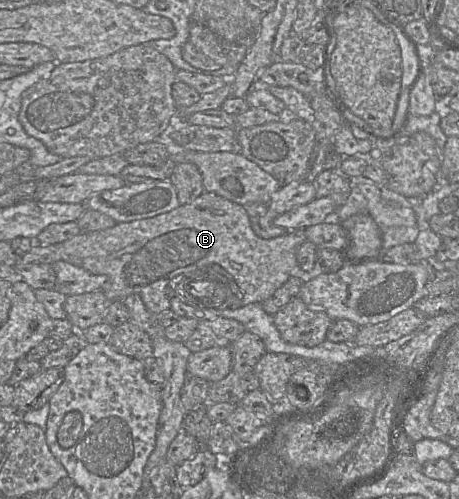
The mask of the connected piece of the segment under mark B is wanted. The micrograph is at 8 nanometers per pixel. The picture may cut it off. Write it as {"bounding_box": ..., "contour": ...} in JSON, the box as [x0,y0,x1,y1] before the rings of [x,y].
{"bounding_box":[21,192,306,314],"contour":[[[203,192],[199,197],[197,197],[192,202],[187,204],[180,204],[177,208],[173,209],[172,211],[157,215],[155,217],[131,222],[117,223],[115,226],[111,228],[100,231],[81,233],[73,237],[72,239],[66,240],[61,243],[55,243],[50,245],[34,244],[32,248],[24,256],[21,257],[21,261],[24,263],[51,265],[58,261],[65,261],[75,266],[81,267],[95,275],[105,275],[106,282],[103,285],[102,291],[110,302],[123,301],[130,294],[138,294],[141,297],[144,305],[153,314],[158,314],[164,310],[171,309],[171,303],[168,298],[168,292],[175,292],[175,297],[181,299],[183,302],[191,302],[191,289],[196,291],[198,294],[208,295],[209,297],[211,297],[211,300],[209,301],[216,301],[215,299],[219,300],[220,290],[217,290],[217,288],[212,288],[210,286],[207,287],[208,283],[211,284],[211,266],[217,265],[222,267],[228,273],[230,273],[234,277],[234,280],[237,284],[232,289],[232,306],[226,308],[232,310],[243,307],[250,303],[263,303],[271,295],[273,295],[273,293],[278,288],[280,288],[292,275],[294,275],[294,270],[296,270],[296,268],[299,266],[297,262],[297,250],[304,241],[306,241],[306,237],[303,229],[290,230],[288,231],[288,233],[272,239],[260,238],[253,231],[250,218],[243,205],[230,201],[212,192]]]}

